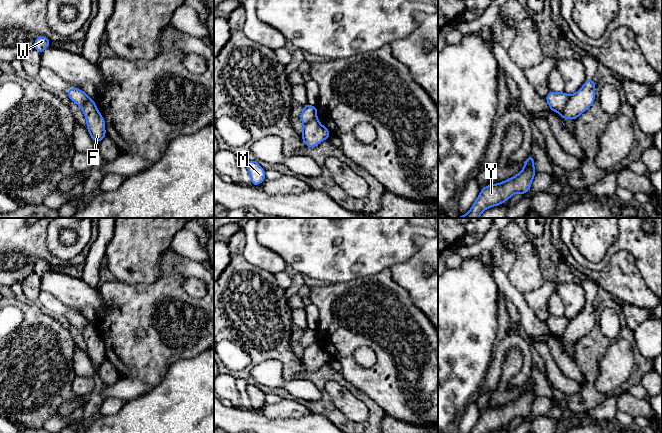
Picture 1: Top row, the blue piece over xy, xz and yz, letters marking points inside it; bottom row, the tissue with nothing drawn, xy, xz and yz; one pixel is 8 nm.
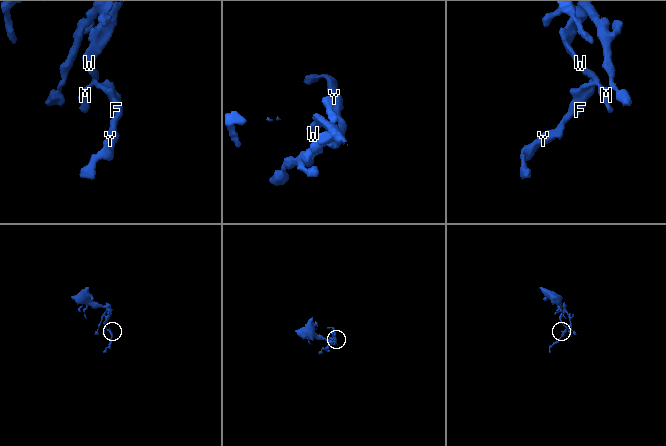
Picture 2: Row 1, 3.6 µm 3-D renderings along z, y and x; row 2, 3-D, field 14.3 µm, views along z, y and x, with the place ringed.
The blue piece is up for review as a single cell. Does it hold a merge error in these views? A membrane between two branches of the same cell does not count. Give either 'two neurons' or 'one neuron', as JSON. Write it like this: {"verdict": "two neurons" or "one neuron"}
{"verdict": "two neurons"}

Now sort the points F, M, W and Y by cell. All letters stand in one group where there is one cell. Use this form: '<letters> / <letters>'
F Y / M W

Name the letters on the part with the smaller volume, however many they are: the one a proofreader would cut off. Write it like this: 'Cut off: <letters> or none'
Cut off: F, Y

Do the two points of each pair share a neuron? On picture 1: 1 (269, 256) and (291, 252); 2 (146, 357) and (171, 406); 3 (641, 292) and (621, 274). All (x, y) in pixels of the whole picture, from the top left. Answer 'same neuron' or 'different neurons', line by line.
1: different neurons
2: different neurons
3: same neuron

